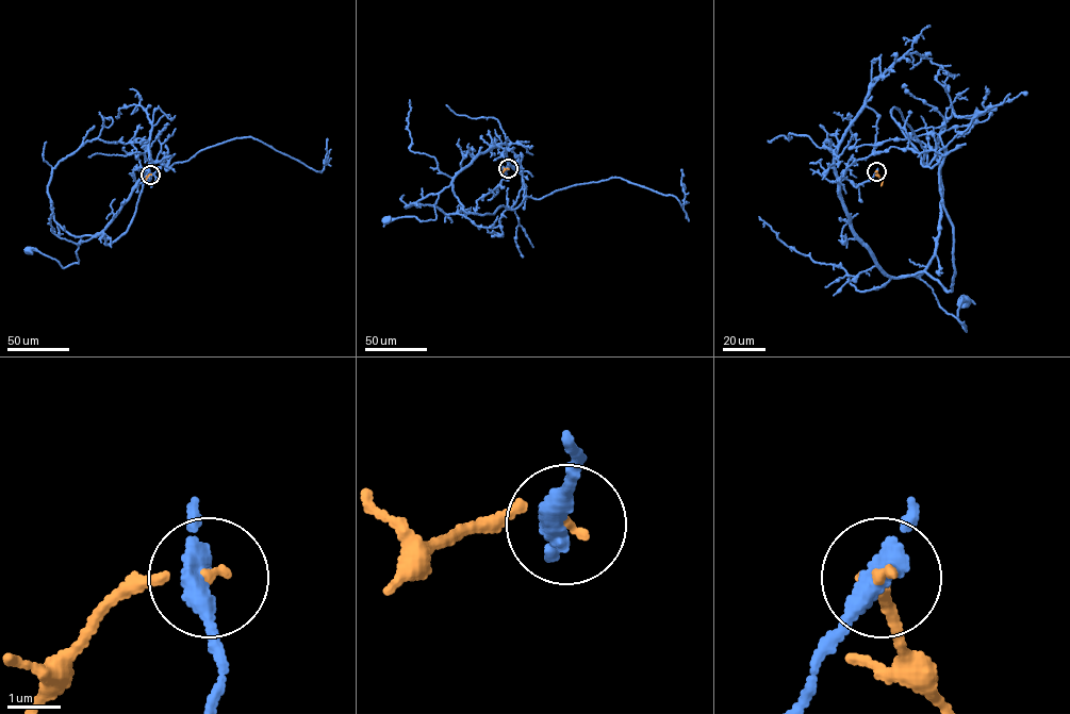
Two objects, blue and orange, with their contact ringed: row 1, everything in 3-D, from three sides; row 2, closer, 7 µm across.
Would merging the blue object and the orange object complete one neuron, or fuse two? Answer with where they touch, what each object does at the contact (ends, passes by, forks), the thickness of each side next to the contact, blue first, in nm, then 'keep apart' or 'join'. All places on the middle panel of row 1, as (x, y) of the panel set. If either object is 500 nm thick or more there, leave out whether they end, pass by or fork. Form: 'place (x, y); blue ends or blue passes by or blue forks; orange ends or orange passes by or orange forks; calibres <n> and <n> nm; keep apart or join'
place (508, 168); blue passes by; orange ends; calibres 380 and 150 nm; keep apart

